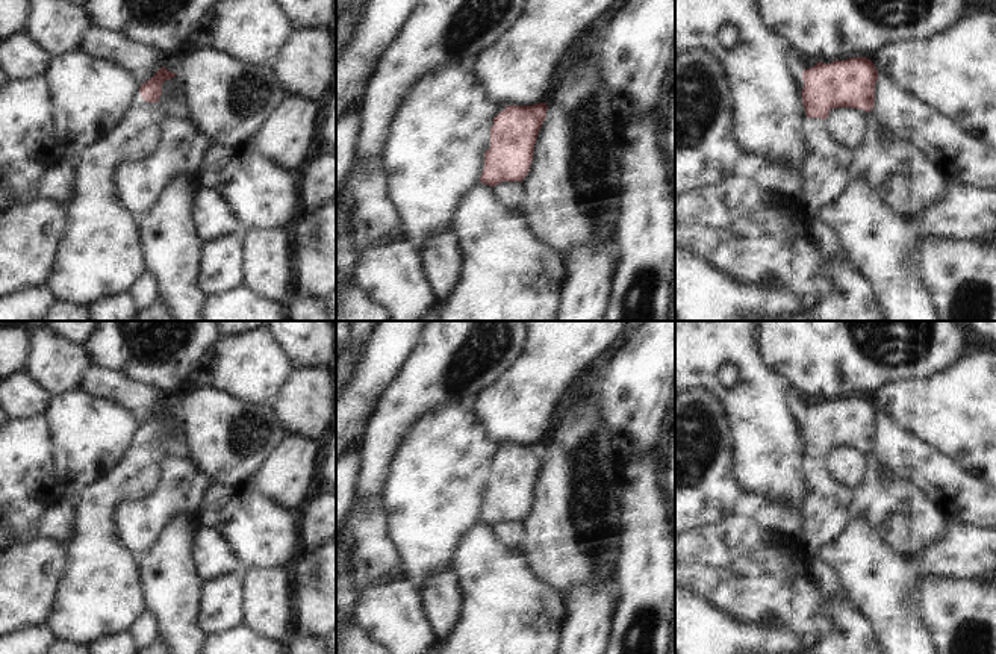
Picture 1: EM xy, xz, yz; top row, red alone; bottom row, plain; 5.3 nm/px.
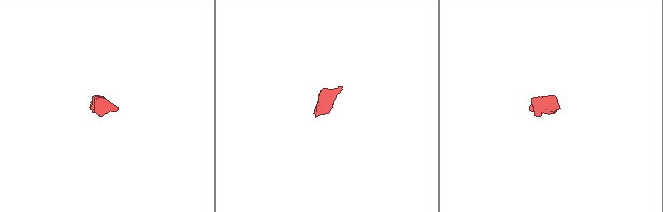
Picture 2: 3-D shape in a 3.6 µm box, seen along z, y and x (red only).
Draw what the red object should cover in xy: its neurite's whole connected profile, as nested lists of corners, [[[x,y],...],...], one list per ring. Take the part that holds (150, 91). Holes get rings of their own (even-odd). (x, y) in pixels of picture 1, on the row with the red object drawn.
[[[165,67],[157,70],[150,80],[141,85],[126,117],[103,139],[74,159],[74,194],[45,283],[54,300],[89,307],[98,300],[129,292],[133,282],[147,269],[139,244],[139,224],[117,197],[115,170],[124,162],[145,159],[159,145],[160,115],[156,103],[162,95],[162,83],[174,76],[177,73]]]

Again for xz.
[[[546,103],[506,106],[493,118],[490,148],[484,153],[480,182],[496,186],[501,182],[522,182],[530,171],[534,144],[546,118]]]

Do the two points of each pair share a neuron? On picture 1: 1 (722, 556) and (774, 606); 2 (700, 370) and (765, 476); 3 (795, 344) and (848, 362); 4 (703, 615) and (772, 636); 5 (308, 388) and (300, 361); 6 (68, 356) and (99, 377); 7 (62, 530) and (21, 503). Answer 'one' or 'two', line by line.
1: one
2: one
3: one
4: one
5: two
6: two
7: two

